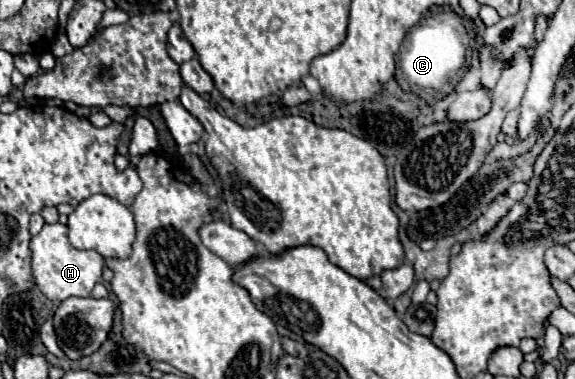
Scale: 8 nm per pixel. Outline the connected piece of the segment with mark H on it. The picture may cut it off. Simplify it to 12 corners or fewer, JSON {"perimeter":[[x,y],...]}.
{"perimeter":[[46,224],[30,240],[36,286],[54,304],[86,298],[104,258],[74,248],[68,228]]}

